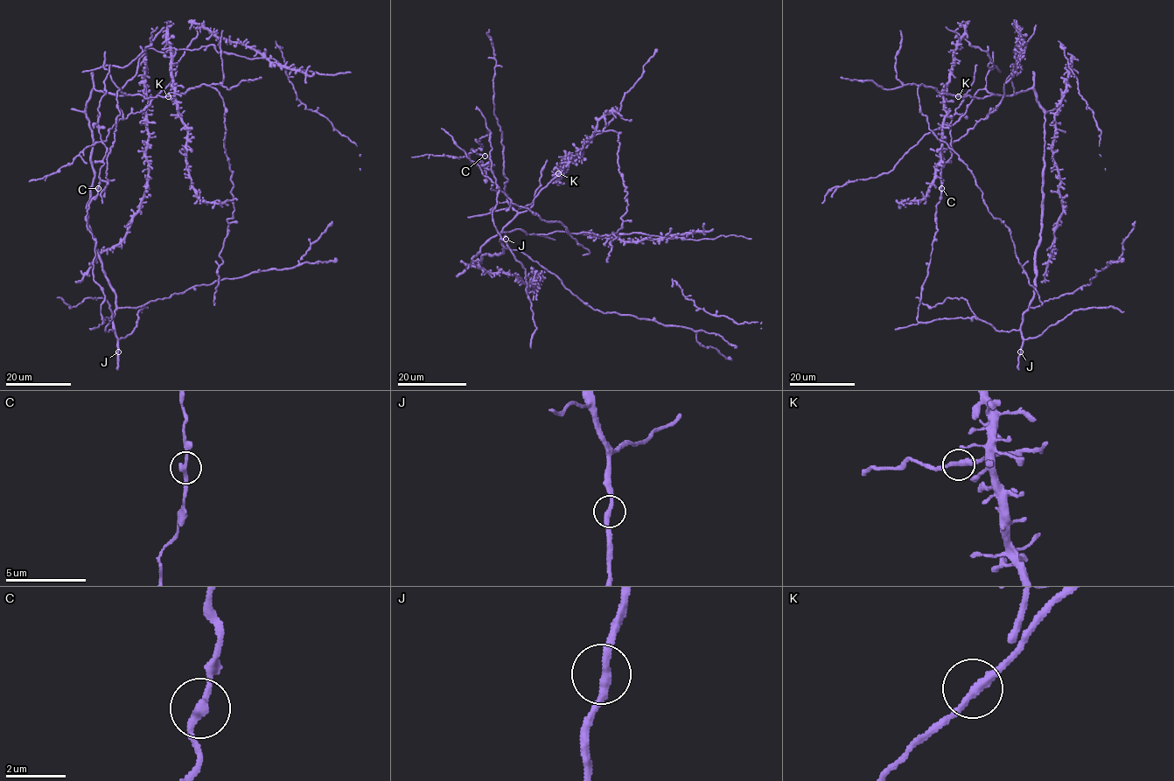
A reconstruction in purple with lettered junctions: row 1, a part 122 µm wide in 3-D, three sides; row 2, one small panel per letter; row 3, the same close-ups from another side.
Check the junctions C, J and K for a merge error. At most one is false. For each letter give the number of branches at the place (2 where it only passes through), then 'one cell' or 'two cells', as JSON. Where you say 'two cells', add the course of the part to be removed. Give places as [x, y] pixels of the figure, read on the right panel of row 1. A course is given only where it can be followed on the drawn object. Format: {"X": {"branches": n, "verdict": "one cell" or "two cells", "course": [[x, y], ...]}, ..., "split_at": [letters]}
{"C": {"branches": 2, "verdict": "one cell"}, "J": {"branches": 2, "verdict": "one cell"}, "K": {"branches": 2, "verdict": "one cell"}, "split_at": []}

